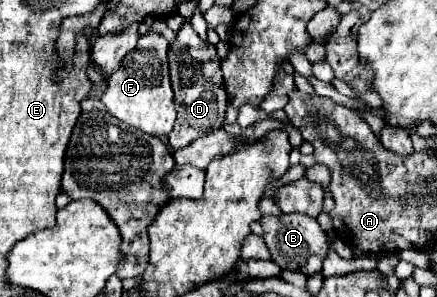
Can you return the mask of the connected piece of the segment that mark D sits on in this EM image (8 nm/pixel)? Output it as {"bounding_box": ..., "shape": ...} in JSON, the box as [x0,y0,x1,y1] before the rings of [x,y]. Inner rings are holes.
{"bounding_box":[167,21,227,149],"shape":[[[185,21],[181,25],[175,41],[171,41],[169,45],[169,71],[171,71],[171,87],[175,93],[177,119],[173,131],[167,135],[167,143],[173,149],[181,149],[187,147],[197,137],[203,137],[223,127],[227,109],[227,93],[223,87],[217,47],[209,41],[203,41],[193,29],[191,21]]]}

